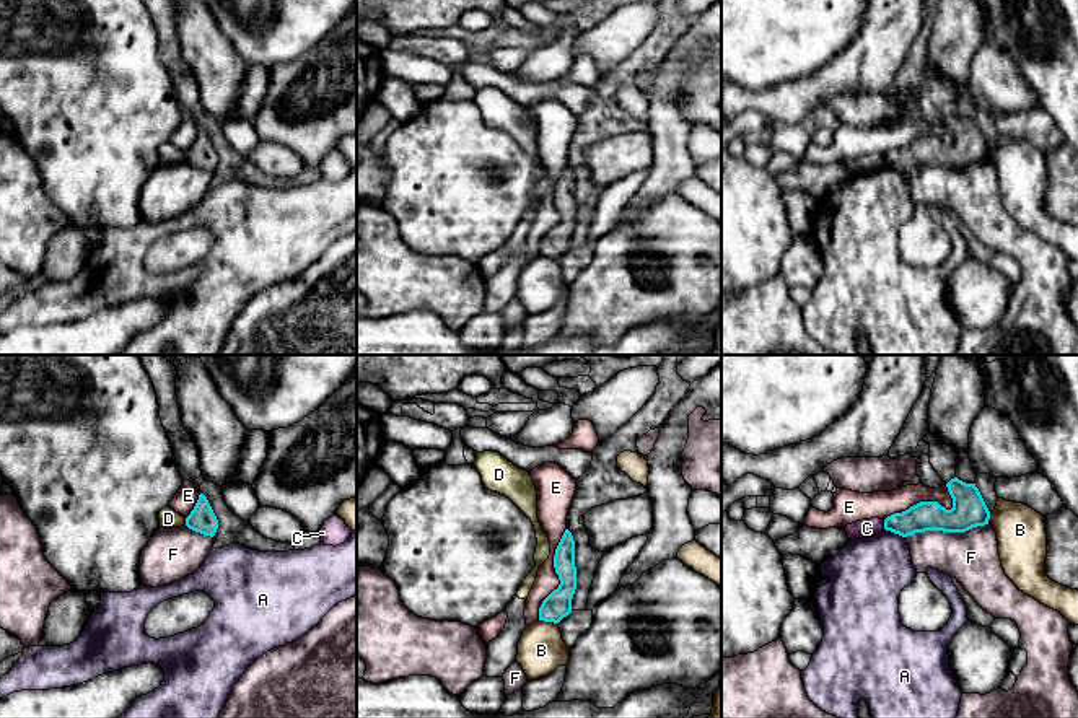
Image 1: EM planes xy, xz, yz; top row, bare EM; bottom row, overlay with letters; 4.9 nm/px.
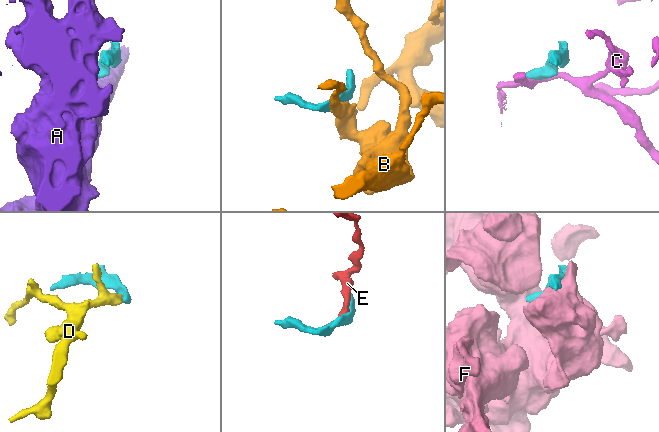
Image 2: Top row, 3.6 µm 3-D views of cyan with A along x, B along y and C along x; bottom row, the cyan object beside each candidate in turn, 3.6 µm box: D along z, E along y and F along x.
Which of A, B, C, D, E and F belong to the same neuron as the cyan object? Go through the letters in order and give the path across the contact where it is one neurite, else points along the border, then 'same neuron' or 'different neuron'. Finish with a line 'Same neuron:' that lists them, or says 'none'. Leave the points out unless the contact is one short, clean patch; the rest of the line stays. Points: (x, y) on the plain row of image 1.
A: border along yz (886, 165), (904, 173); different neuron
B: different neuron
C: border along yz (883, 155), (886, 165); different neuron
D: border along xy (184, 153), (186, 158); different neuron
E: different neuron
F: different neuron
Same neuron: none

